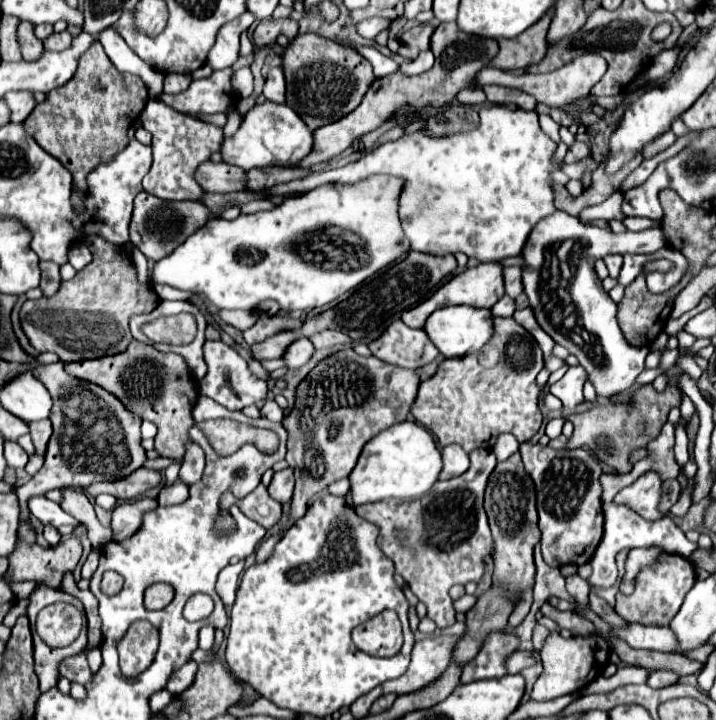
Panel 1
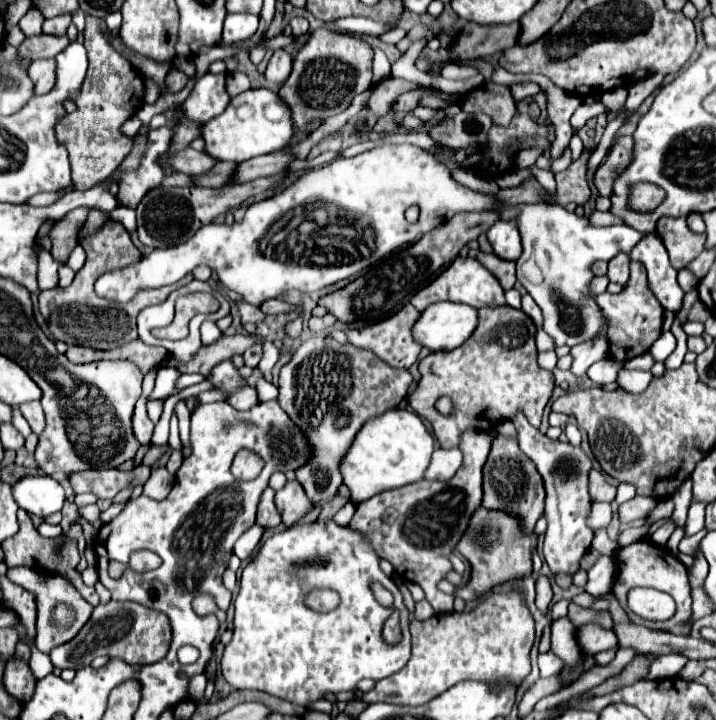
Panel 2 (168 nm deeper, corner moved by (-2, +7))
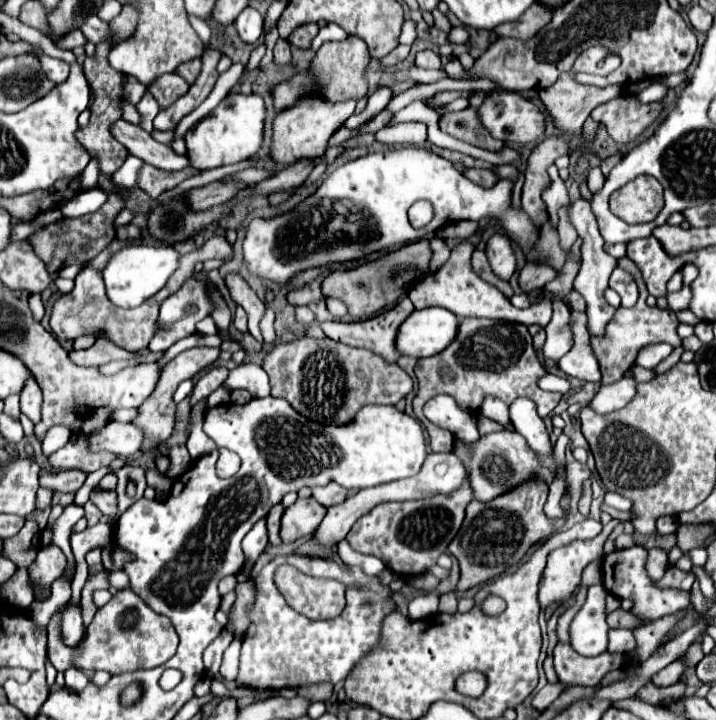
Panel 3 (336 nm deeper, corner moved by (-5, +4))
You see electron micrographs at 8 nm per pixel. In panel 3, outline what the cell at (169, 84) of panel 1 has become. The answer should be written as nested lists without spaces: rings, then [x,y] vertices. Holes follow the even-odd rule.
[[[166,74],[166,78],[158,78],[158,82],[154,82],[154,86],[150,86],[150,92],[162,108],[168,108],[180,96],[184,96],[188,92],[188,88],[190,88],[188,82],[184,78],[180,78],[178,74]]]

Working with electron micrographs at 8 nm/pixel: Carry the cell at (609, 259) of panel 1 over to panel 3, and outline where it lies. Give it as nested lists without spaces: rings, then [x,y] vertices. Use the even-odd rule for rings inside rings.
[[[614,268],[610,276],[610,288],[620,294],[622,306],[634,306],[634,302],[638,300],[638,286],[634,278],[622,268]]]

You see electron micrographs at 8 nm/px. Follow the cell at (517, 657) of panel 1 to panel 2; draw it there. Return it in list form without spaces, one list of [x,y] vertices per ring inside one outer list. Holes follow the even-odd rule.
[[[547,651],[547,653],[539,655],[539,669],[541,669],[541,677],[559,675],[563,669],[563,661],[553,651]]]

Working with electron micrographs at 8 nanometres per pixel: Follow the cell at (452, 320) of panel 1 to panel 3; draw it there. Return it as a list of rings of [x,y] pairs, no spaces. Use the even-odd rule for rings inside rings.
[[[446,308],[414,310],[398,330],[398,350],[416,358],[440,354],[456,340],[458,326],[458,316]]]

